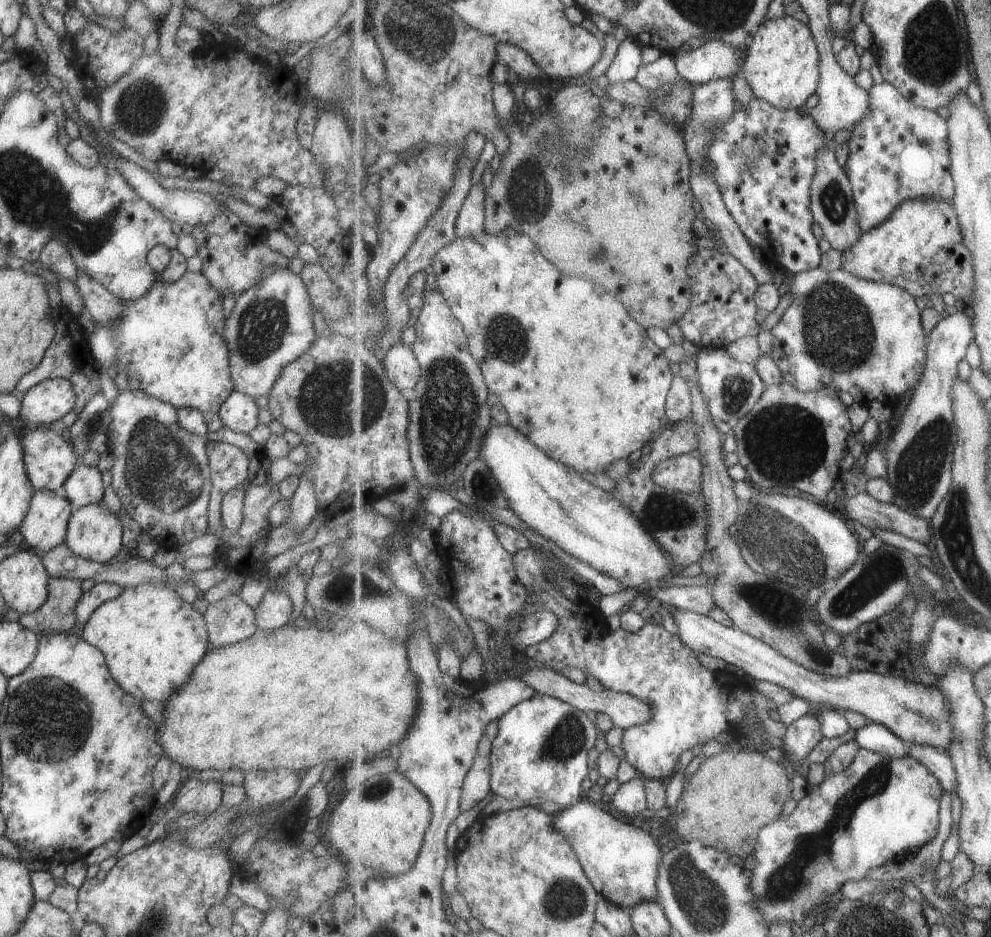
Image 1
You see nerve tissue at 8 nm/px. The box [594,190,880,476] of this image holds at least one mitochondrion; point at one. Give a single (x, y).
(837, 327)

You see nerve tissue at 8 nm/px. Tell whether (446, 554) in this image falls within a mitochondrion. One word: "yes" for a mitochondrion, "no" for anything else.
no

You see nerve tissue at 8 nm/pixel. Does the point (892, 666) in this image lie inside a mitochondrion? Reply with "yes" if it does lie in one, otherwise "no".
no

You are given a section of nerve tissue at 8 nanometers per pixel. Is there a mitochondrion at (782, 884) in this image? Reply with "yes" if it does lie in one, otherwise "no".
yes

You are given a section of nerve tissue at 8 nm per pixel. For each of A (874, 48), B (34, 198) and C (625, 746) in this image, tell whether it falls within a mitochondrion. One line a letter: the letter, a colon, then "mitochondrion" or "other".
A: other
B: mitochondrion
C: other

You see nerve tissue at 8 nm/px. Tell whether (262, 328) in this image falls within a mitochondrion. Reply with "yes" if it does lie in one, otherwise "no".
yes

